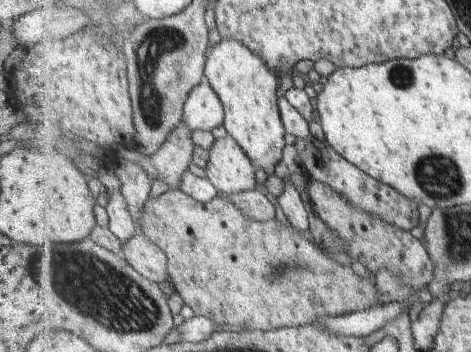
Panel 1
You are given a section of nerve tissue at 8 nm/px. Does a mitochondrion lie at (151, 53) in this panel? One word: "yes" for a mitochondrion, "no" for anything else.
yes

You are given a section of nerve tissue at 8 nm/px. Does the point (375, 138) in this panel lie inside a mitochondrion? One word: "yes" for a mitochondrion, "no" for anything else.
no

